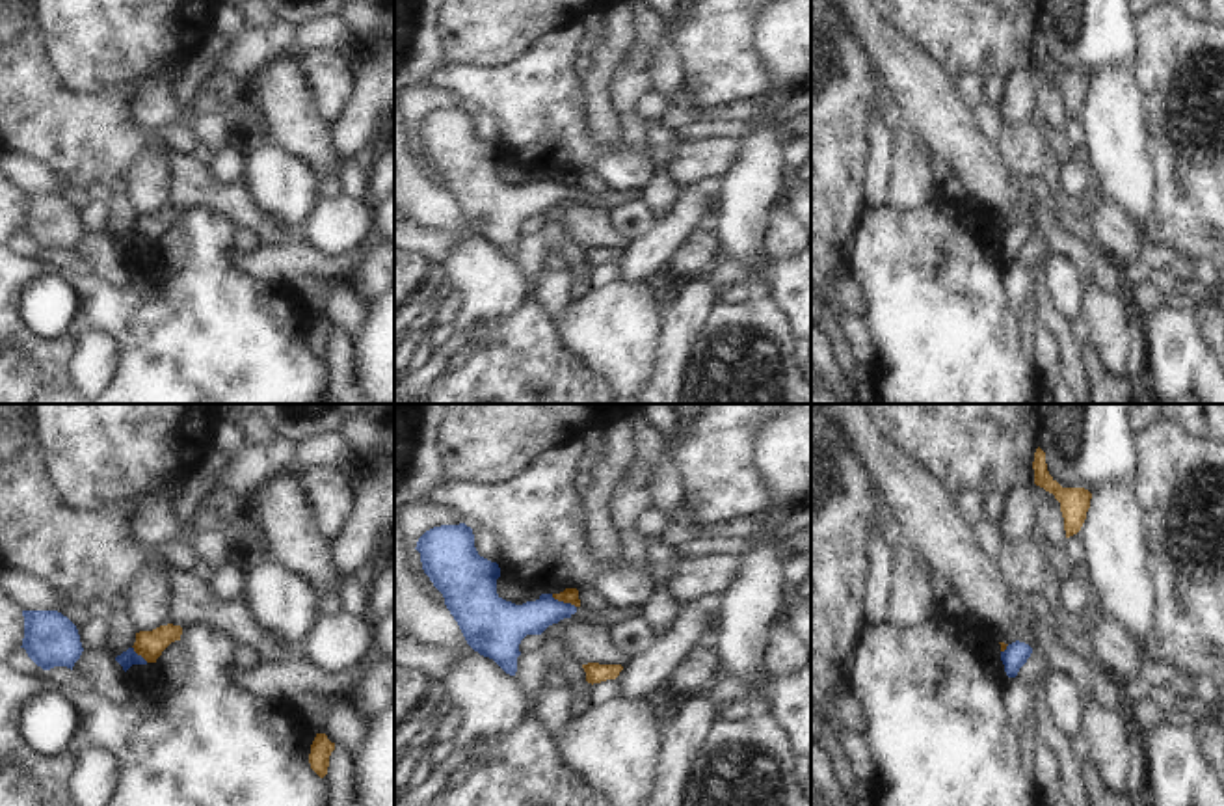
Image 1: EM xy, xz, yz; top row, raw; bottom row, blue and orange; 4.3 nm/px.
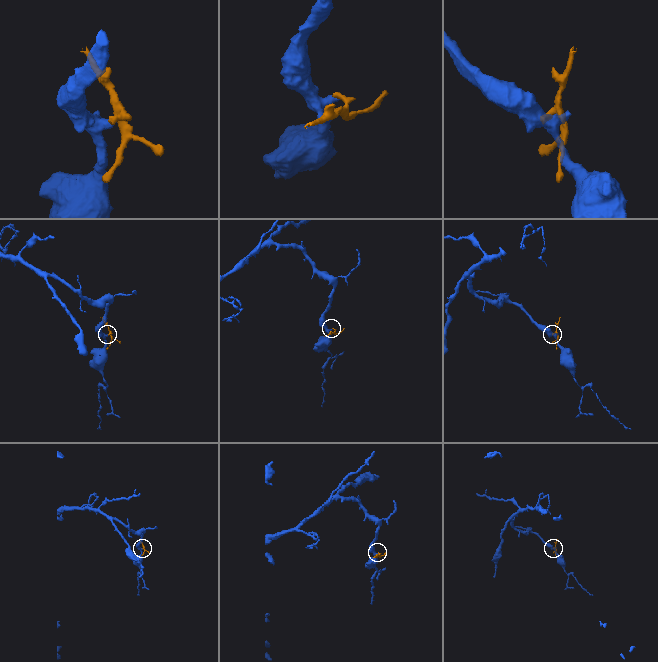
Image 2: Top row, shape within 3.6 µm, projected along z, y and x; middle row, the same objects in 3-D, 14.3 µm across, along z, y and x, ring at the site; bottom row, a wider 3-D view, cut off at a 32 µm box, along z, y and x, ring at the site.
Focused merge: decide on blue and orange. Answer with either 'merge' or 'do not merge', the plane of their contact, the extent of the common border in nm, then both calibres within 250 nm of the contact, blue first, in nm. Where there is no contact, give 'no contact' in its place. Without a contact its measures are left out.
do not merge; contact in xz; length 130 nm; calibres 170 and 60 nm

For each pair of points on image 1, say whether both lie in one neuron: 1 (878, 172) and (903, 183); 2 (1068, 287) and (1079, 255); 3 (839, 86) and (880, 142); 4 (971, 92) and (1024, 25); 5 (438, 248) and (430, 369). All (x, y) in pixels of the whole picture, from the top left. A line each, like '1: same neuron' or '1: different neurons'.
1: different neurons
2: different neurons
3: different neurons
4: different neurons
5: different neurons

